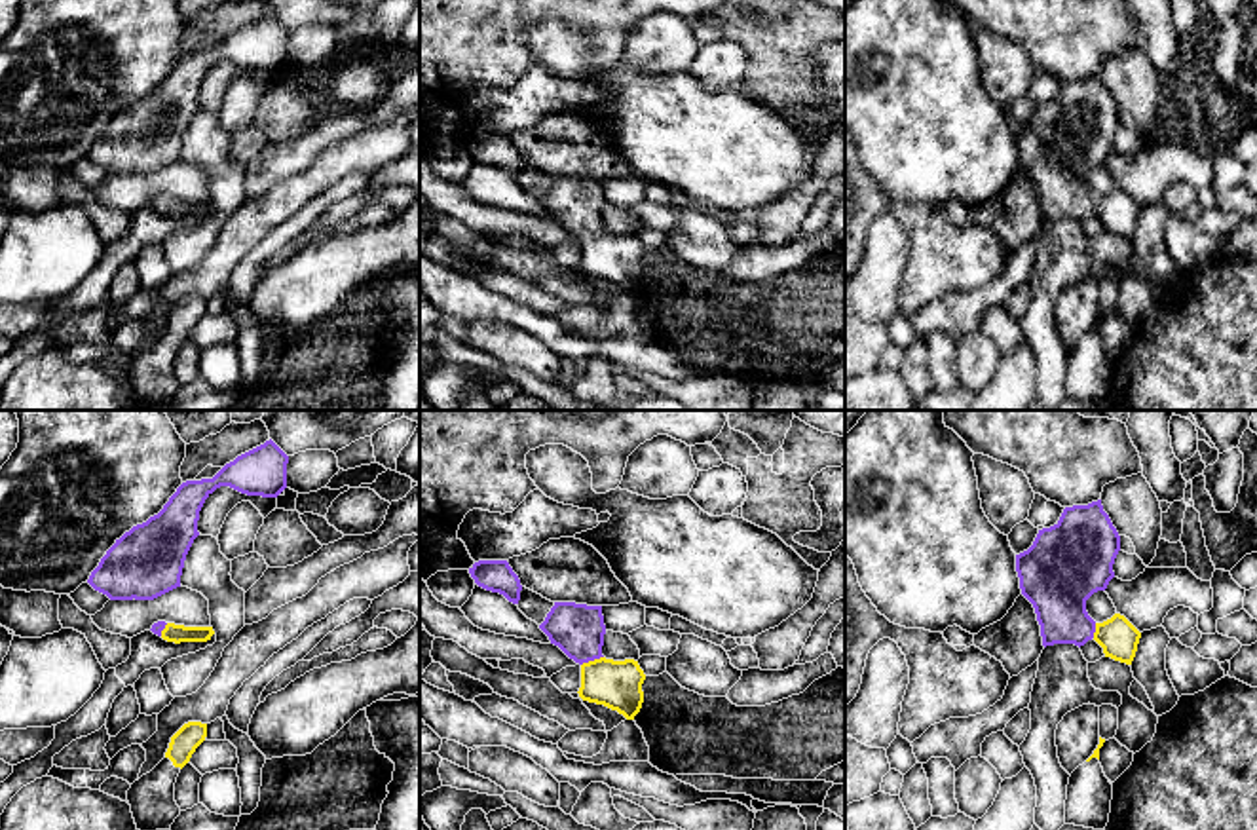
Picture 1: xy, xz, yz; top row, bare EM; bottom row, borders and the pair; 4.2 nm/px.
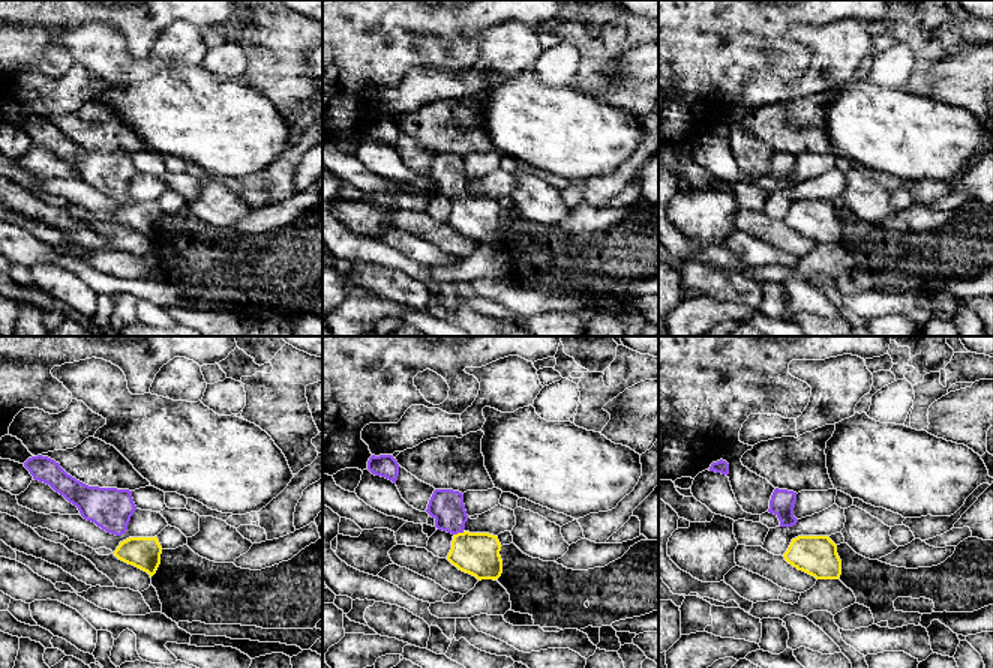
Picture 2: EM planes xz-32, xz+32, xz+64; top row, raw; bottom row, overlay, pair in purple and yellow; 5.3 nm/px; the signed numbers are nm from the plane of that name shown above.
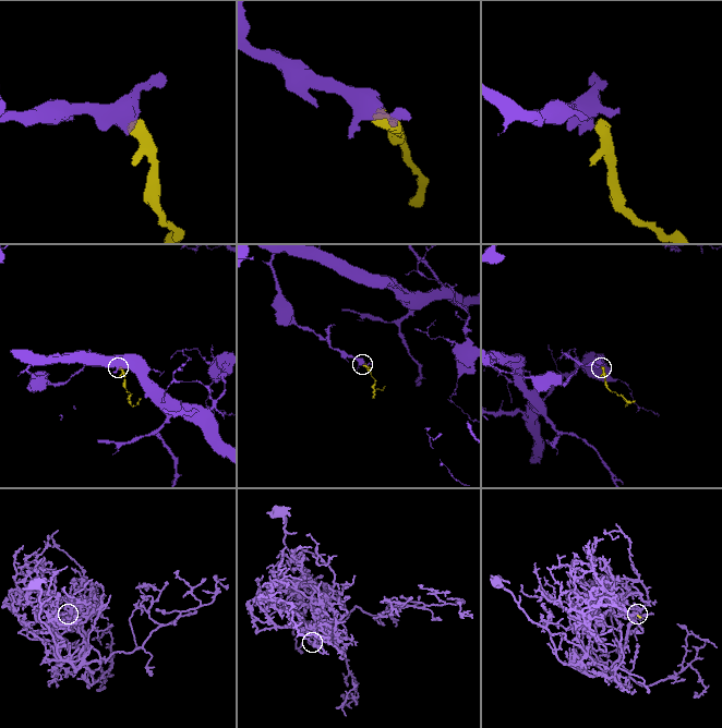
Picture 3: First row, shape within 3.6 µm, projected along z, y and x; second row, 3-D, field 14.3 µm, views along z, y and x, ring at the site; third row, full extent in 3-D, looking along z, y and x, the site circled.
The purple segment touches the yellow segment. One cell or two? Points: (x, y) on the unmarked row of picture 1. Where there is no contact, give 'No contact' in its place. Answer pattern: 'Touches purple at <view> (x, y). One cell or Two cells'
Touches purple at xz (591, 234). One cell

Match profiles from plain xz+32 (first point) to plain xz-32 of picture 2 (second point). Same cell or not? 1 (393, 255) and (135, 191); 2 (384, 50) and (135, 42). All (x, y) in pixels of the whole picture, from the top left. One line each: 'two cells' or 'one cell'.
1: two cells
2: one cell

